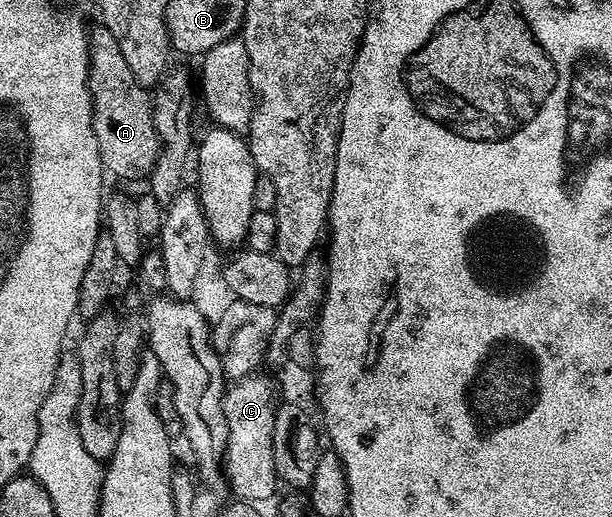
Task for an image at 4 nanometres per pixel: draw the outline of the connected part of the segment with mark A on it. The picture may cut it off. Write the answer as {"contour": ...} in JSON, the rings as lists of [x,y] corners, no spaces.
{"contour":[[[103,27],[93,28],[90,33],[88,86],[92,96],[92,126],[105,170],[124,181],[147,178],[161,149],[152,114],[153,98],[134,71],[130,71],[122,56],[122,47],[118,47],[118,39]]]}

